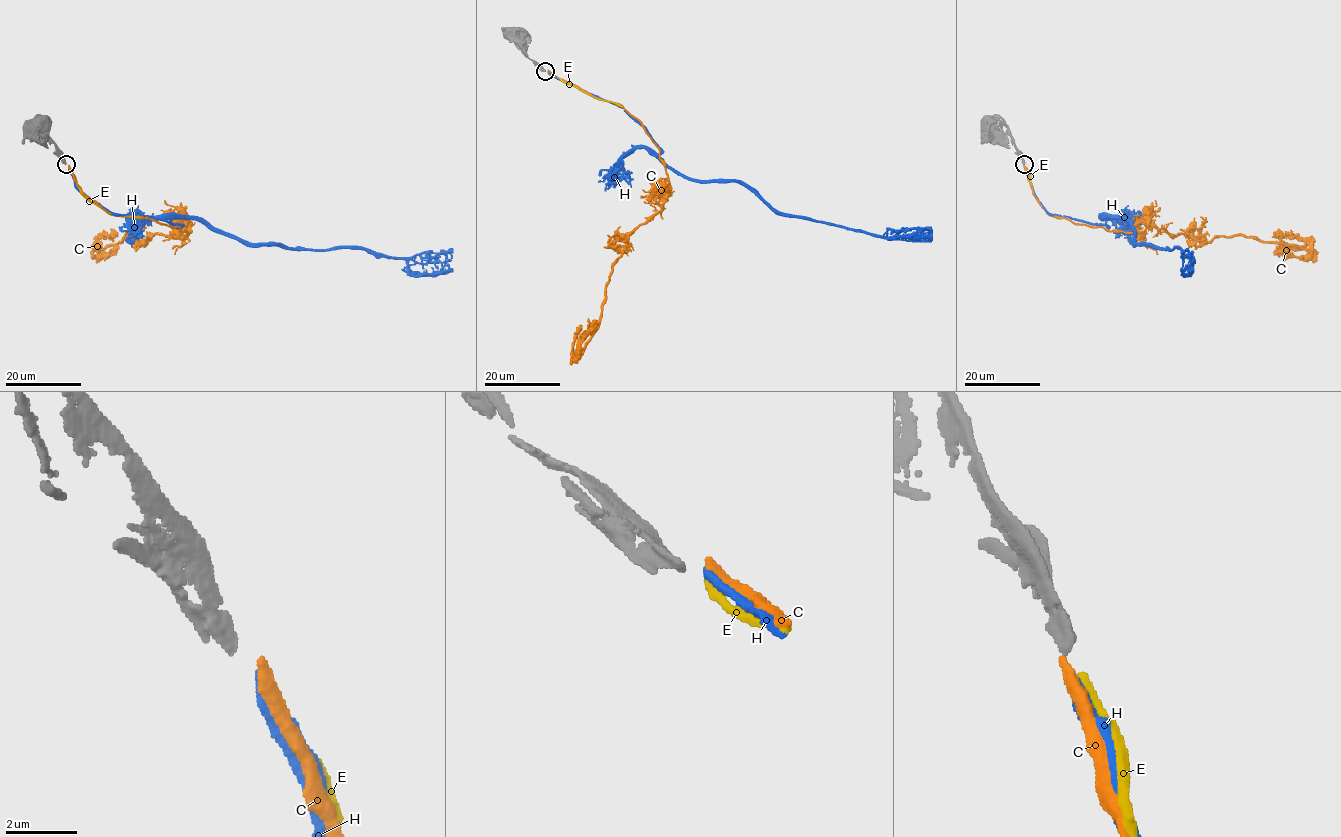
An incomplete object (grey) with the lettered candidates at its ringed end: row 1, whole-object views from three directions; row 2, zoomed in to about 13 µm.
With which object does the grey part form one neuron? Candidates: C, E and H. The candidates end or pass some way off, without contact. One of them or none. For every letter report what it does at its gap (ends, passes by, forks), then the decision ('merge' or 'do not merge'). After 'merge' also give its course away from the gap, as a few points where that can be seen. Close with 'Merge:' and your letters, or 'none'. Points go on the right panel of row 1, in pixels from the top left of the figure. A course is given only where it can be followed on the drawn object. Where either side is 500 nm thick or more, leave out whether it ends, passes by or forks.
C: it ends there; do not merge
E: it ends there; do not merge
H: it ends there; merge; it runs (1024, 166), (1050, 214), (1107, 228), (1124, 218), (1135, 243), (1178, 248), (1191, 261), (1183, 269)
Merge: H

